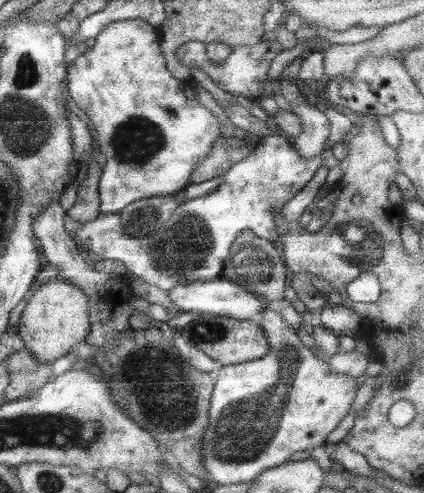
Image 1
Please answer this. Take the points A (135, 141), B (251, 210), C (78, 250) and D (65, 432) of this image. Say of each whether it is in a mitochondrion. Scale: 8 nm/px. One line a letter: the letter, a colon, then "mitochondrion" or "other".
A: mitochondrion
B: other
C: other
D: mitochondrion

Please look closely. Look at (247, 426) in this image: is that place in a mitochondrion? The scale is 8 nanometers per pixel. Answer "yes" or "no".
yes

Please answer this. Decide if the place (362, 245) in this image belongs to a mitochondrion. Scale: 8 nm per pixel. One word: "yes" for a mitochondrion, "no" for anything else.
yes

